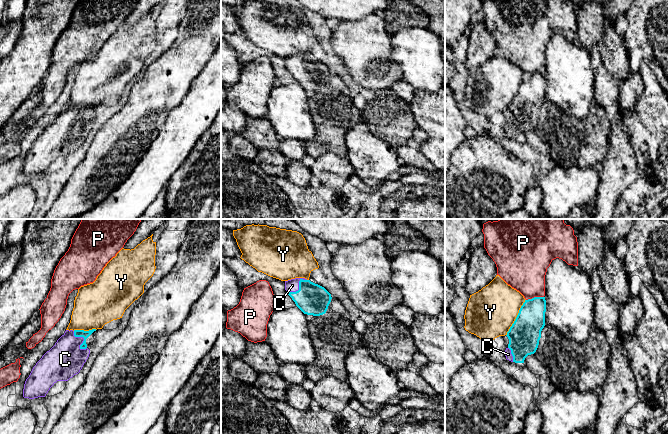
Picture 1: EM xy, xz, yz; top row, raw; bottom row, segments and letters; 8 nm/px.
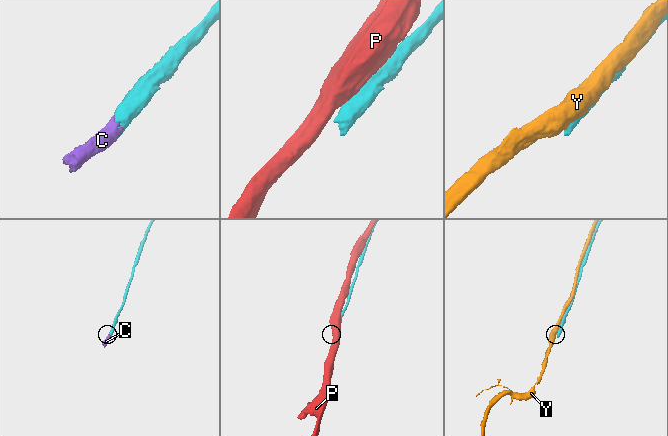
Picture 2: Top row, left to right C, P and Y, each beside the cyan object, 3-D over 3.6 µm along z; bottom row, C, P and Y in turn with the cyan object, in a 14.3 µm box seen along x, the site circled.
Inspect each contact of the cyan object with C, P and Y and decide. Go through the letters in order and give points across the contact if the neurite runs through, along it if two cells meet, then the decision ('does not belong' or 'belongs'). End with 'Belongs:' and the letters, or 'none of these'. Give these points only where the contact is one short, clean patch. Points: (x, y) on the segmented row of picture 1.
C: runs through xy (77, 333), (84, 339), (65, 359); belongs
P: does not belong
Y: does not belong
Belongs: C

